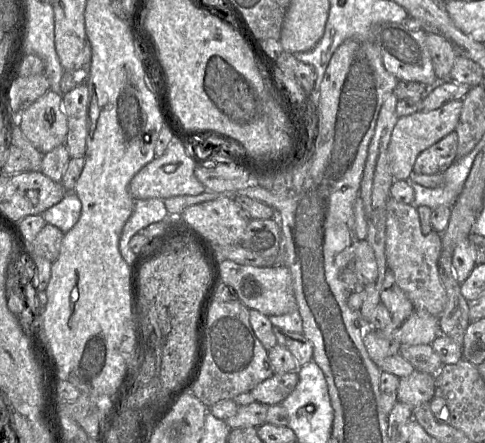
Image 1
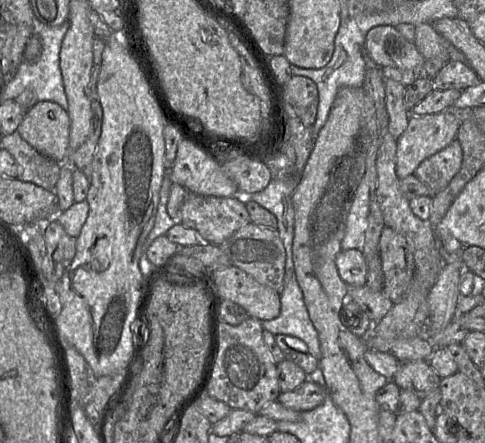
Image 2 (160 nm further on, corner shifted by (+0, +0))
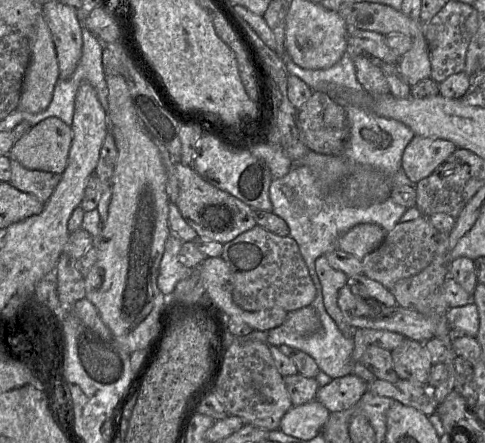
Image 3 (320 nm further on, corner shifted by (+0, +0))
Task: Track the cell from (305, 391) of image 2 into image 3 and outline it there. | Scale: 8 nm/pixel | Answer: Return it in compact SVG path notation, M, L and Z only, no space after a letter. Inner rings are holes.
M350 374L332 379L327 385L319 387L315 400L330 412L343 411L356 405L367 391L368 383Z

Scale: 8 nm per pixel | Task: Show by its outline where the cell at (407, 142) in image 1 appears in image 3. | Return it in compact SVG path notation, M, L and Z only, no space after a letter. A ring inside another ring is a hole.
M415 135L402 155L402 170L413 182L428 177L456 149L448 140Z

